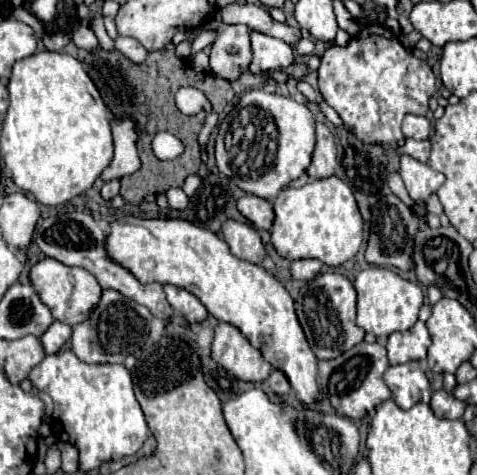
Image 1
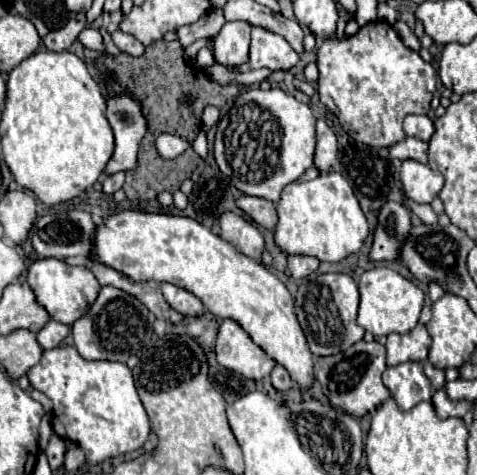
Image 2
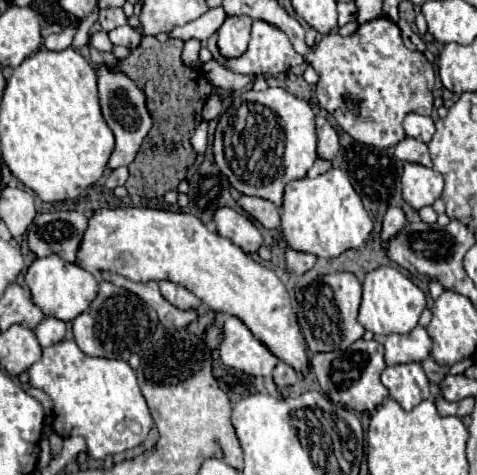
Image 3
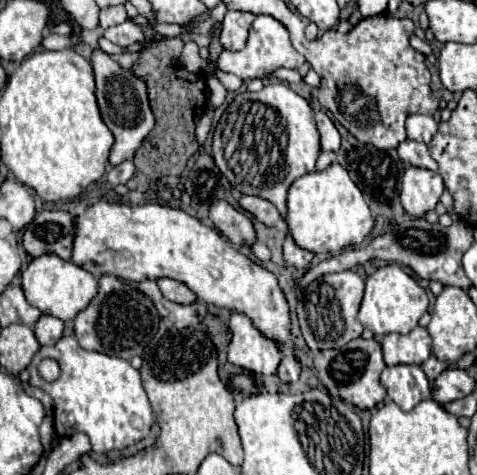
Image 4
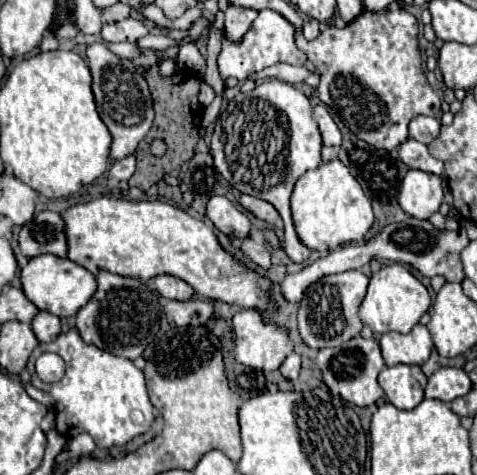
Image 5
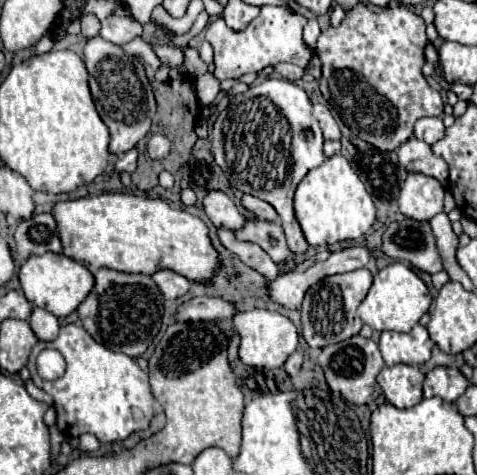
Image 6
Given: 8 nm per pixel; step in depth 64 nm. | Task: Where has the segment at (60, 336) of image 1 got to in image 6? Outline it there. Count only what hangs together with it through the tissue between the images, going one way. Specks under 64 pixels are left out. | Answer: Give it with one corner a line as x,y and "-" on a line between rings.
34,308
30,316
30,326
38,340
54,340
58,336
58,318
44,308

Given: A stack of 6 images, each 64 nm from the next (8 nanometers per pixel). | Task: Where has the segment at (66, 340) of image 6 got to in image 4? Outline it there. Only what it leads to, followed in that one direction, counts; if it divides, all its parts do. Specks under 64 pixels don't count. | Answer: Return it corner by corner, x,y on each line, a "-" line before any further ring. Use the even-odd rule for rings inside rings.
62,336
54,346
42,346
36,352
28,372
30,384
48,392
54,400
54,430
58,436
84,432
90,436
92,450
98,454
122,450
148,436
154,422
154,412
144,392
140,372
132,368
128,360
100,352
88,352
78,344
76,336
-
48,356
56,356
62,370
60,378
50,384
44,382
36,372
36,364

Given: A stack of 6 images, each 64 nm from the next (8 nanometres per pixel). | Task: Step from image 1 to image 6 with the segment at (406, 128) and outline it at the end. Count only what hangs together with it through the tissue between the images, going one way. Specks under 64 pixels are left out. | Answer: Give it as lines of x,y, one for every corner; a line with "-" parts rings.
420,118
414,128
414,136
428,144
442,140
444,132
446,132
446,128
442,124
442,118

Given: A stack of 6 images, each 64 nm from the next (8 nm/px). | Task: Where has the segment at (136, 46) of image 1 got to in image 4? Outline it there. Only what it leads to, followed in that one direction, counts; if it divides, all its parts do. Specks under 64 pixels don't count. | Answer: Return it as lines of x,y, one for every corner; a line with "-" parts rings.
126,20
122,24
106,28
104,30
104,38
108,38
114,44
120,44
120,46
130,46
134,42
142,42
146,38
146,34
142,32
142,28
136,22

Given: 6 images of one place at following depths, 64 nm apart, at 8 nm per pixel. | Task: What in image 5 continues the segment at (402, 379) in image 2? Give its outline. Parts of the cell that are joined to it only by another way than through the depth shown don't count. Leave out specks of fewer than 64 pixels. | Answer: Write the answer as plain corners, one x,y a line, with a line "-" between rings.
386,366
378,376
378,384
386,392
386,398
400,410
412,410
424,400
426,376
420,366

